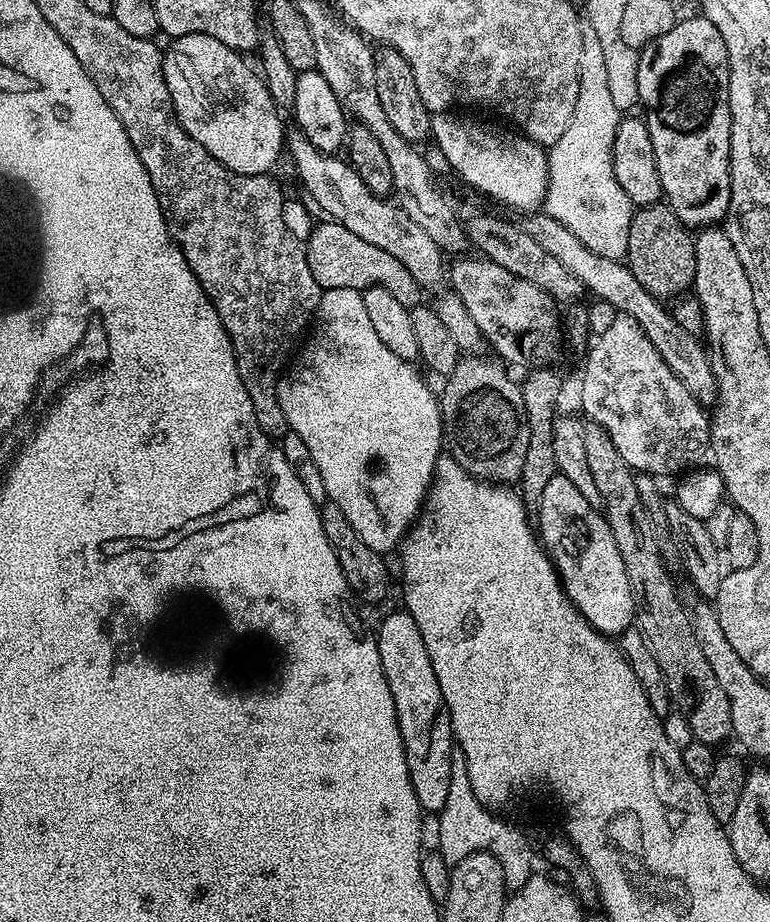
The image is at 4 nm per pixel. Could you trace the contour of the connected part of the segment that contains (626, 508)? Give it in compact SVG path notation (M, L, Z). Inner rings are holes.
M585 423L584 441L586 463L590 465L590 474L598 486L604 520L614 534L622 566L626 566L626 578L636 603L635 627L640 628L646 642L650 642L650 650L654 650L654 658L658 658L658 666L662 666L668 689L674 694L685 692L692 699L686 715L693 737L704 744L719 746L727 736L733 735L732 704L726 698L726 690L718 686L718 678L714 678L710 662L706 662L702 655L700 643L688 625L688 613L681 593L676 593L676 584L660 557L660 544L656 541L656 528L652 525L653 513L642 506L642 498L638 498L637 473L624 461L622 454L618 454L614 442L610 442L610 434L606 434L602 426Z

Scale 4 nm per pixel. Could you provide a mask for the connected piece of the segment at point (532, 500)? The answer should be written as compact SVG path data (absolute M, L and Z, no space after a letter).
M536 366L525 380L522 380L522 406L526 406L526 422L530 430L530 442L526 442L526 462L522 462L522 474L518 481L520 499L525 505L539 505L542 490L546 488L550 478L558 474L554 462L554 422L558 414L556 403L560 400L560 376L552 366Z

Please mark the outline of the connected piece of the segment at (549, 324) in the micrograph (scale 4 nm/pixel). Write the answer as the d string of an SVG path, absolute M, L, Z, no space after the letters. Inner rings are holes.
M476 254L471 255L465 260L453 259L456 261L453 264L451 261L446 276L450 281L451 291L456 292L458 298L462 298L462 306L466 306L470 318L474 318L478 330L484 335L487 347L493 348L497 352L493 353L508 366L524 364L527 360L536 360L532 362L551 361L548 359L555 354L556 343L560 344L562 340L562 320L558 312L555 312L555 308L558 307L557 301L546 295L538 286L534 286L534 282L526 282L522 278L510 274L510 270L502 270L502 266L498 266L498 262L485 260Z

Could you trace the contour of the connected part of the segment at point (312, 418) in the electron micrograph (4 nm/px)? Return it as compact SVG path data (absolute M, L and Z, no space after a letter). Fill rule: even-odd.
M325 288L321 291L320 301L315 313L310 321L310 331L307 333L308 341L304 344L304 349L300 353L295 353L290 367L287 369L288 380L277 379L276 393L278 394L278 406L282 406L282 414L286 414L289 432L298 434L302 442L310 450L310 458L314 458L314 466L318 466L318 471L322 474L322 483L326 486L326 494L329 501L342 514L346 514L346 522L354 526L354 531L370 546L370 550L381 554L388 554L388 551L395 549L403 541L404 533L411 528L416 517L419 516L421 508L424 507L424 497L428 488L436 475L436 460L442 455L442 421L440 419L440 405L437 393L428 389L426 381L420 377L418 369L412 365L411 359L394 354L384 343L382 338L378 338L378 333L370 322L370 317L366 315L366 302L364 293L359 288Z

